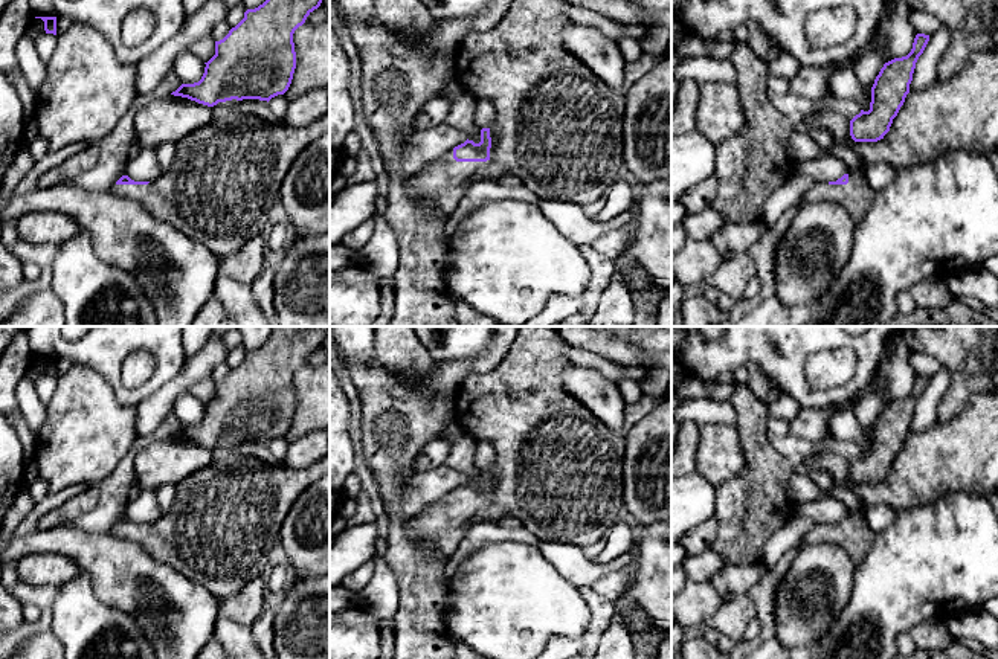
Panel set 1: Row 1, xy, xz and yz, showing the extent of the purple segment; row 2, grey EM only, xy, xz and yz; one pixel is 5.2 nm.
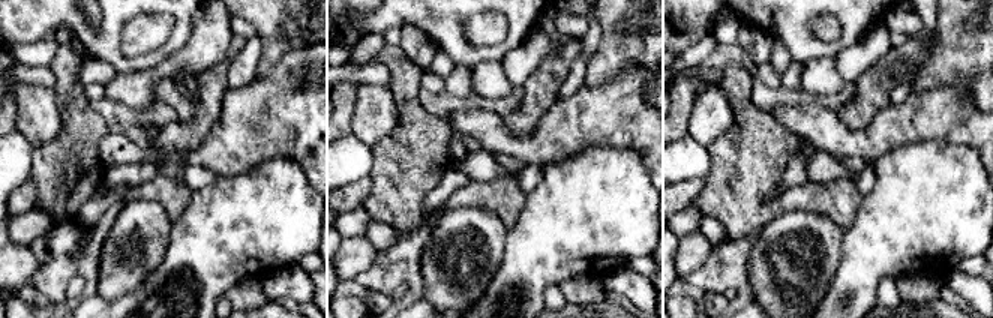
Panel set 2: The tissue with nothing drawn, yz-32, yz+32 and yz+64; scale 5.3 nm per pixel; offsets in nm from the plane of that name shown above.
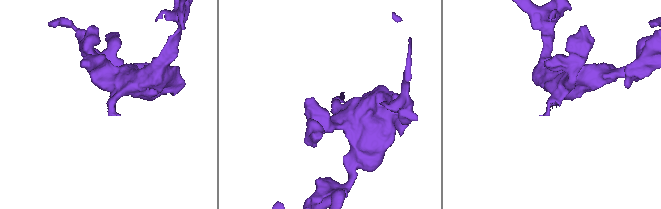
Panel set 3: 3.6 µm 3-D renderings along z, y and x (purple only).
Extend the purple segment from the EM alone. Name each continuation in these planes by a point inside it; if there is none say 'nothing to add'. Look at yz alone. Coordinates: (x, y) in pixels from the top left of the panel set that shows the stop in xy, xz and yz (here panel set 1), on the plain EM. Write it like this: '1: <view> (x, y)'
1: yz (856, 539)

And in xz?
1: xz (559, 470)

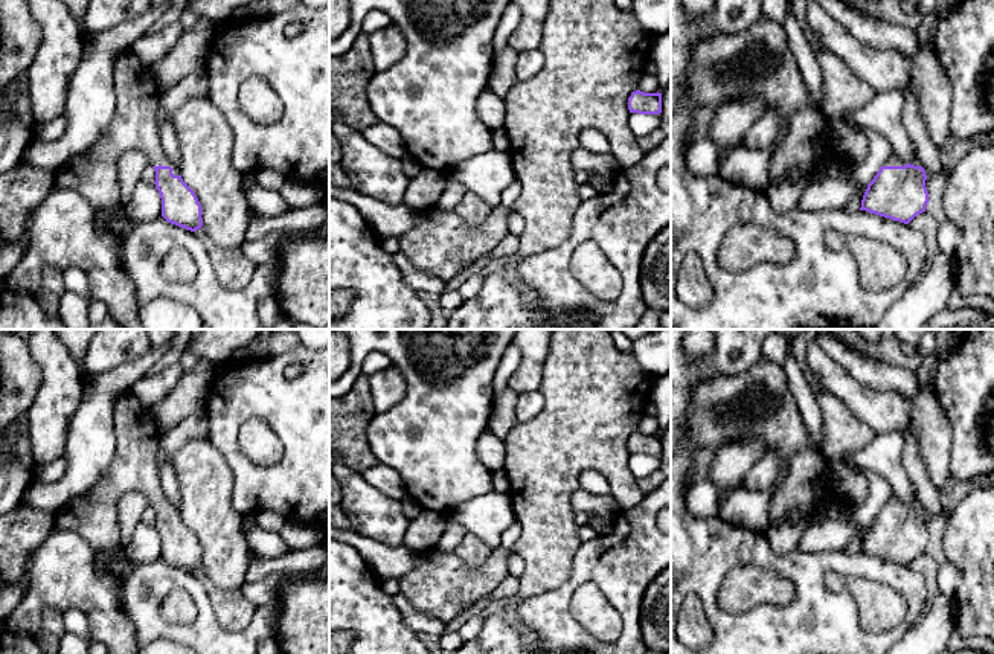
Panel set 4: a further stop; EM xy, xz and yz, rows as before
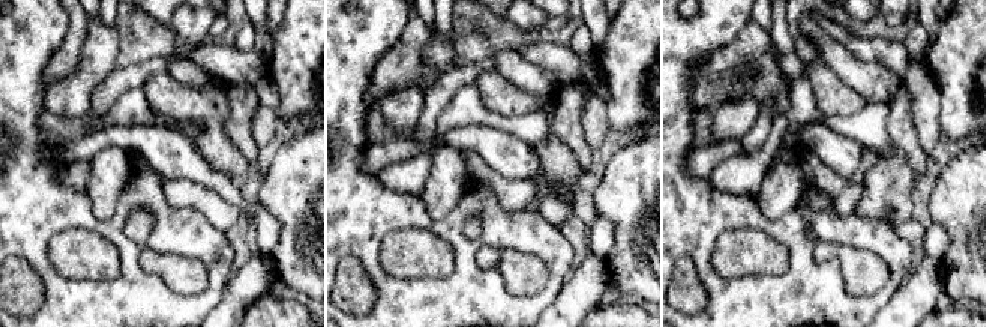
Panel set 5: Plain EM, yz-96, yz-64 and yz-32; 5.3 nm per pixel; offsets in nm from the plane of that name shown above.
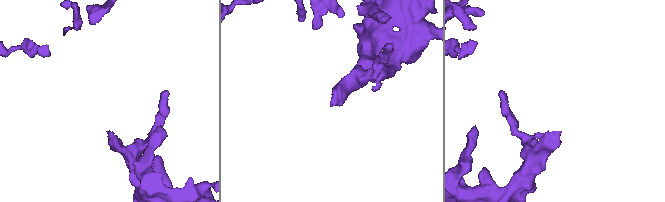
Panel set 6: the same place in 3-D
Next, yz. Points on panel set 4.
1: yz (894, 502)

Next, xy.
1: xy (93, 516)

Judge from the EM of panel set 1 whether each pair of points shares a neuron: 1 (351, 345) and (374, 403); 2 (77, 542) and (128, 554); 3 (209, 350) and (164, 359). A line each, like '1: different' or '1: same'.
1: different
2: same
3: different

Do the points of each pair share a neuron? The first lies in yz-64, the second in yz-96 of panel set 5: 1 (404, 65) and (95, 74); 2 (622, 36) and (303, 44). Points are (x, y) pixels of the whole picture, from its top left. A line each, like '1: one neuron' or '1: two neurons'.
1: two neurons
2: one neuron

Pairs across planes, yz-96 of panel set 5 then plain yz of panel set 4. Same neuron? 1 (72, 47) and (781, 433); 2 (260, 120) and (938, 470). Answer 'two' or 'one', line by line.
1: one
2: one

